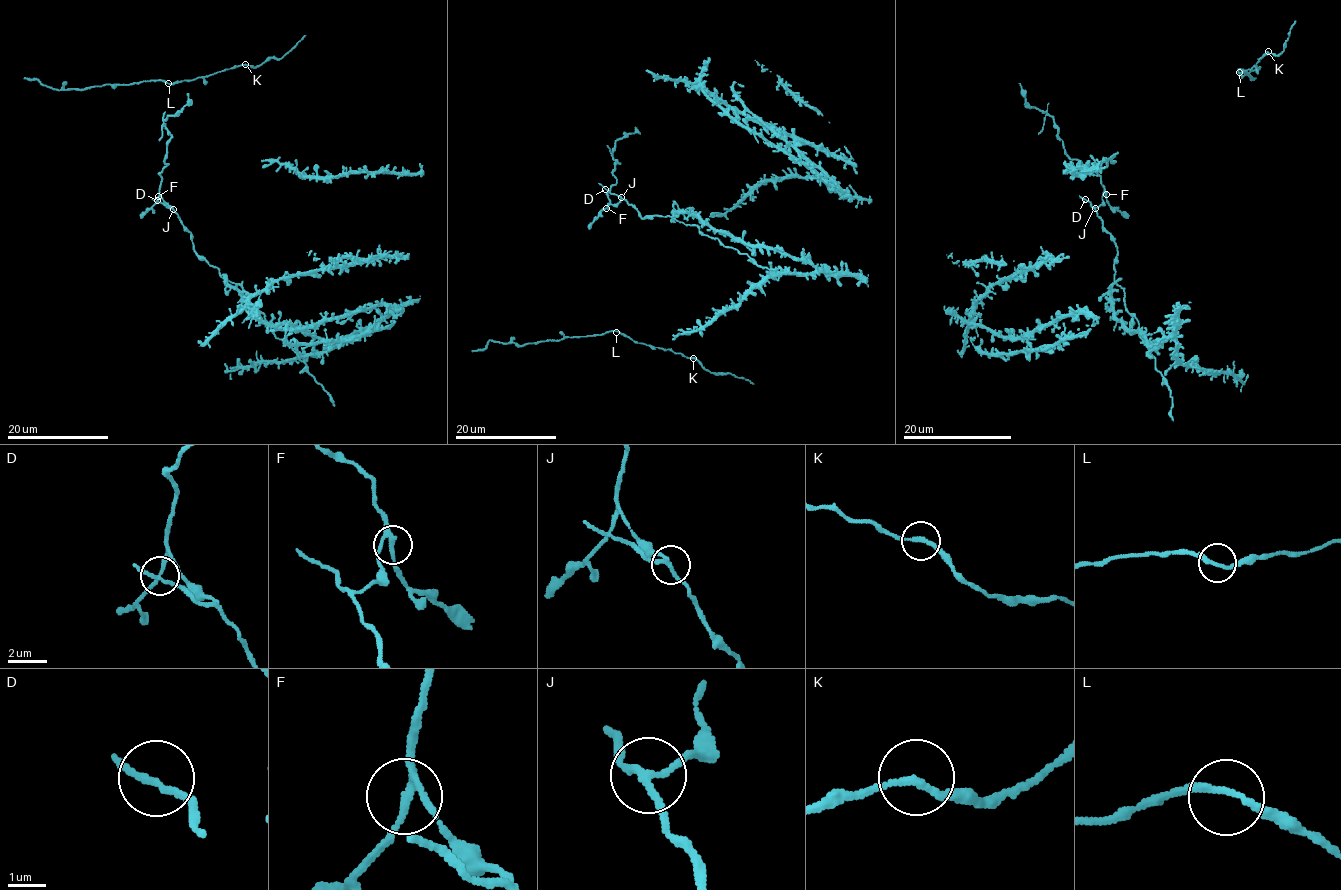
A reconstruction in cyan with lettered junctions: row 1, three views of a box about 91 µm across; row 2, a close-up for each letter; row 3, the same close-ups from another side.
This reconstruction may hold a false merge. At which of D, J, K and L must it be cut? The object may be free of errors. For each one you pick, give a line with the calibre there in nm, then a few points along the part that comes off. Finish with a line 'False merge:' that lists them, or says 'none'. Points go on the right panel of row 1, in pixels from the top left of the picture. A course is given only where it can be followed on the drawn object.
J: 170 nm | (1095, 208), (1102, 202), (1100, 177), (1066, 153), (1053, 118), (1028, 106), (1019, 83)
False merge: J

